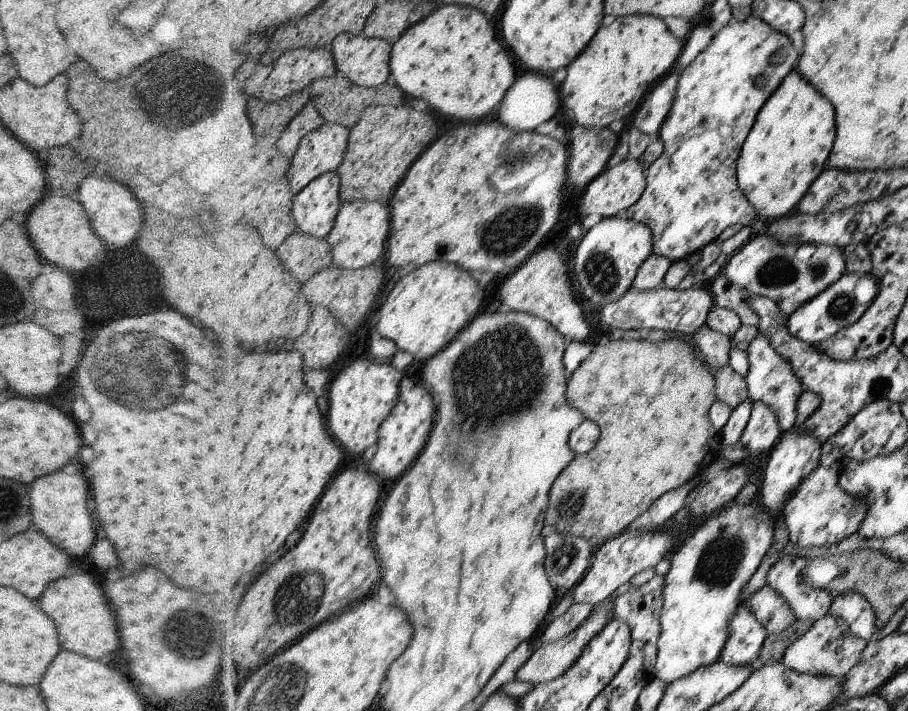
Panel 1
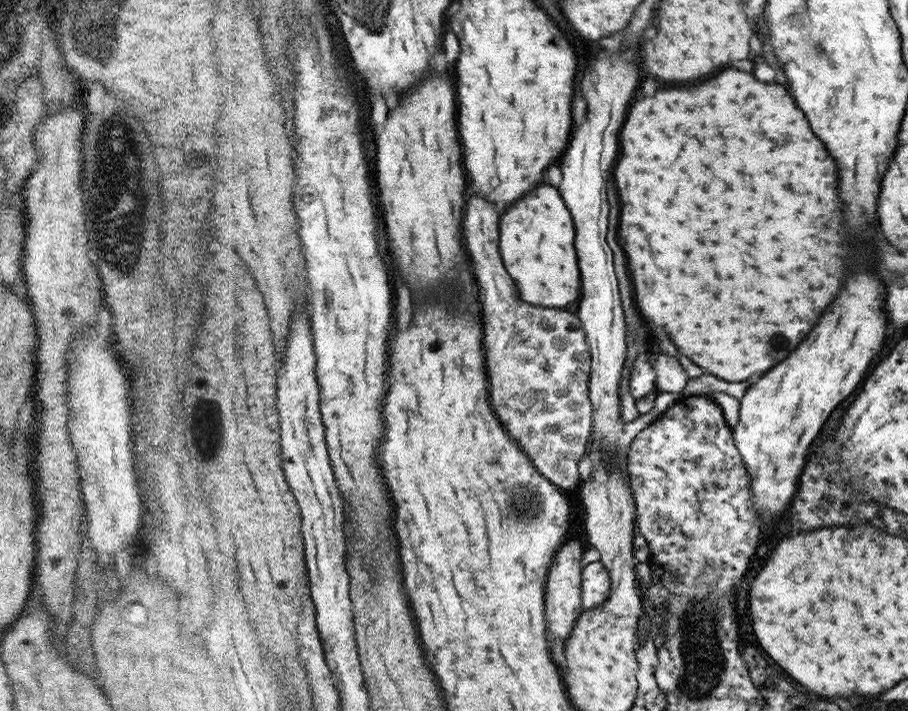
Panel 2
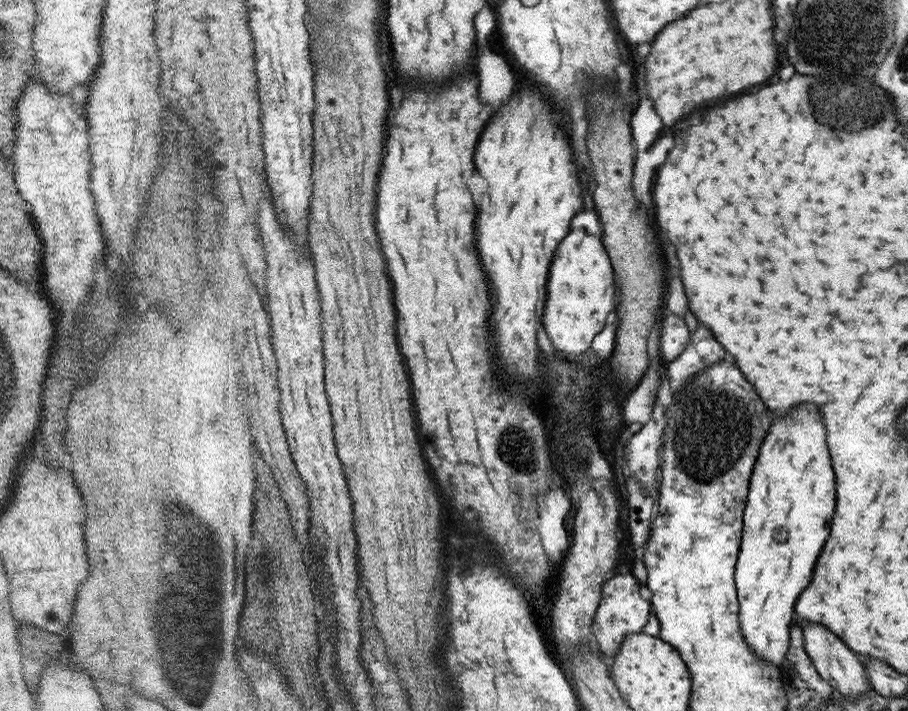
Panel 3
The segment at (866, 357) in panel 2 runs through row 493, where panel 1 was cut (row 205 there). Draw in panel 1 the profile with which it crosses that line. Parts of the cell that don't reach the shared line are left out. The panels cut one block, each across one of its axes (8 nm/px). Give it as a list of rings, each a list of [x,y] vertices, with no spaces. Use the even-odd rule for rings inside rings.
[[[792,70],[780,85],[780,94],[764,106],[764,114],[760,114],[760,122],[756,122],[756,130],[752,130],[752,138],[748,138],[748,146],[744,146],[744,154],[739,158],[740,190],[748,194],[748,200],[760,218],[778,220],[794,211],[807,194],[810,184],[822,174],[822,166],[831,154],[832,142],[836,136],[834,108],[822,94],[818,94],[798,70]],[[798,164],[812,166],[800,170]]]

